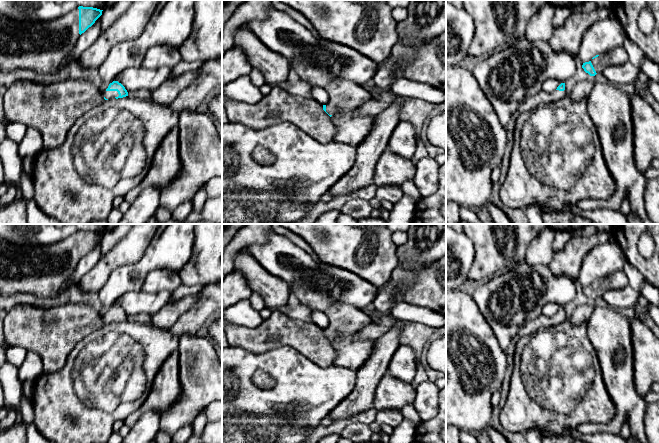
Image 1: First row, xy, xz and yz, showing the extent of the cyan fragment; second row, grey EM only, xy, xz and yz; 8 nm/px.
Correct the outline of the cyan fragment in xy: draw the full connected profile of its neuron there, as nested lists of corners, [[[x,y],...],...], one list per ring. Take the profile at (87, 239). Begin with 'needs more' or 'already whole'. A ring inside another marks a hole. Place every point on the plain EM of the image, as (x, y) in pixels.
needs more; [[[79,230],[51,245],[15,244],[0,239],[0,294],[32,293],[40,297],[55,297],[66,289],[78,287],[79,281],[73,283],[73,271],[79,260],[102,239],[102,235]]]

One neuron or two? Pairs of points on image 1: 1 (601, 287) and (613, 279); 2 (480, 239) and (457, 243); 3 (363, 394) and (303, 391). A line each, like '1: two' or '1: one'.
1: one
2: two
3: two

